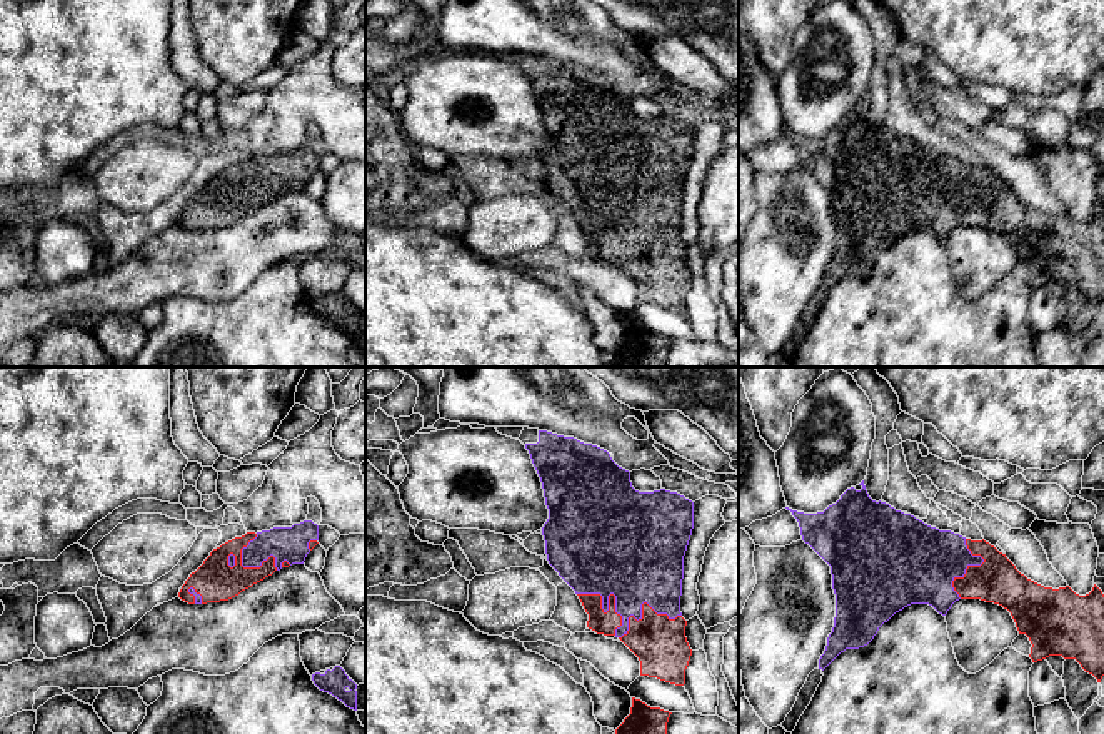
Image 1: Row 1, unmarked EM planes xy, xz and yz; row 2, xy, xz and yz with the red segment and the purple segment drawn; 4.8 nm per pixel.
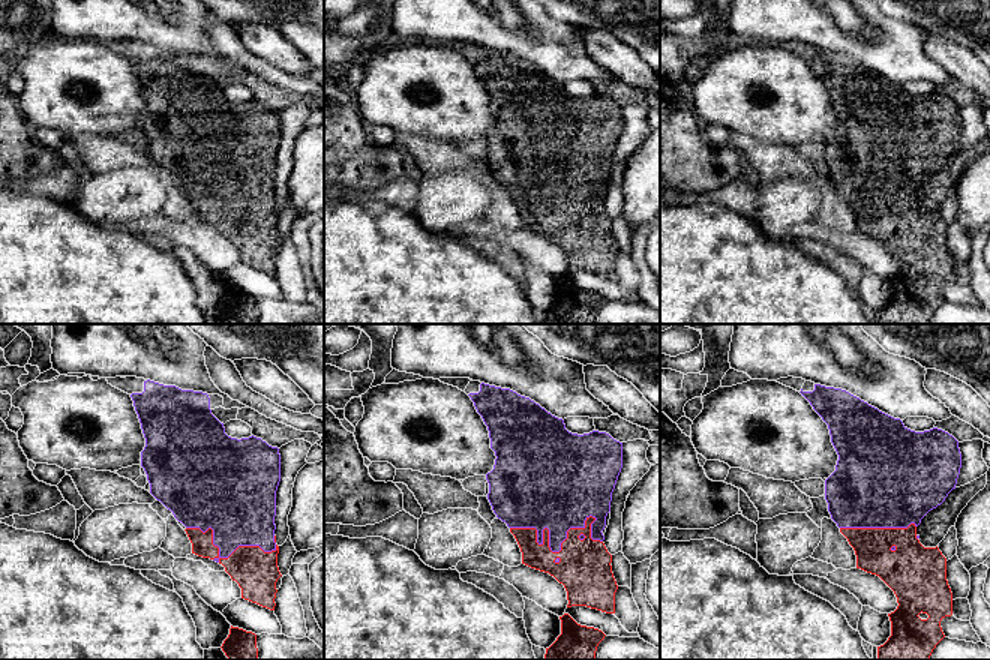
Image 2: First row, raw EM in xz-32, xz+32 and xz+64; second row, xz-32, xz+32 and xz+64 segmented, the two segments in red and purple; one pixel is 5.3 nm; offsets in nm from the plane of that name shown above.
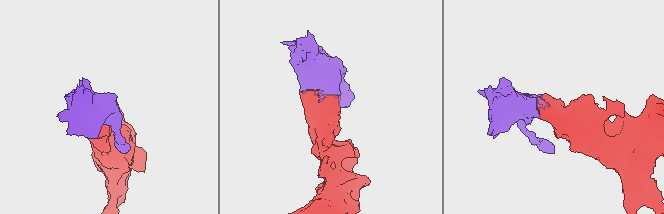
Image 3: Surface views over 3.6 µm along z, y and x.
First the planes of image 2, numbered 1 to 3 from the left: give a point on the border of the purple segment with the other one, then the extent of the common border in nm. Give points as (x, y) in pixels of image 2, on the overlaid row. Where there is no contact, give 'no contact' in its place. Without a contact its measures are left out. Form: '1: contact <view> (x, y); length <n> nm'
1: contact xz-32 (222, 558); length 500 nm
2: contact xz+32 (555, 552); length 500 nm
3: contact xz+64 (878, 528); length 400 nm

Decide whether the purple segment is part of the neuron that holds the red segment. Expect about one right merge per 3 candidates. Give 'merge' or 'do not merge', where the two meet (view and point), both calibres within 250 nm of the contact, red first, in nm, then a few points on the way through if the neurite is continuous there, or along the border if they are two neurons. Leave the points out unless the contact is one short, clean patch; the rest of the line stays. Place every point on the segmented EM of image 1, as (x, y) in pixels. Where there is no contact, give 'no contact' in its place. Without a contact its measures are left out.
merge; contact xz (609, 601); calibres 110 and 440 nm

